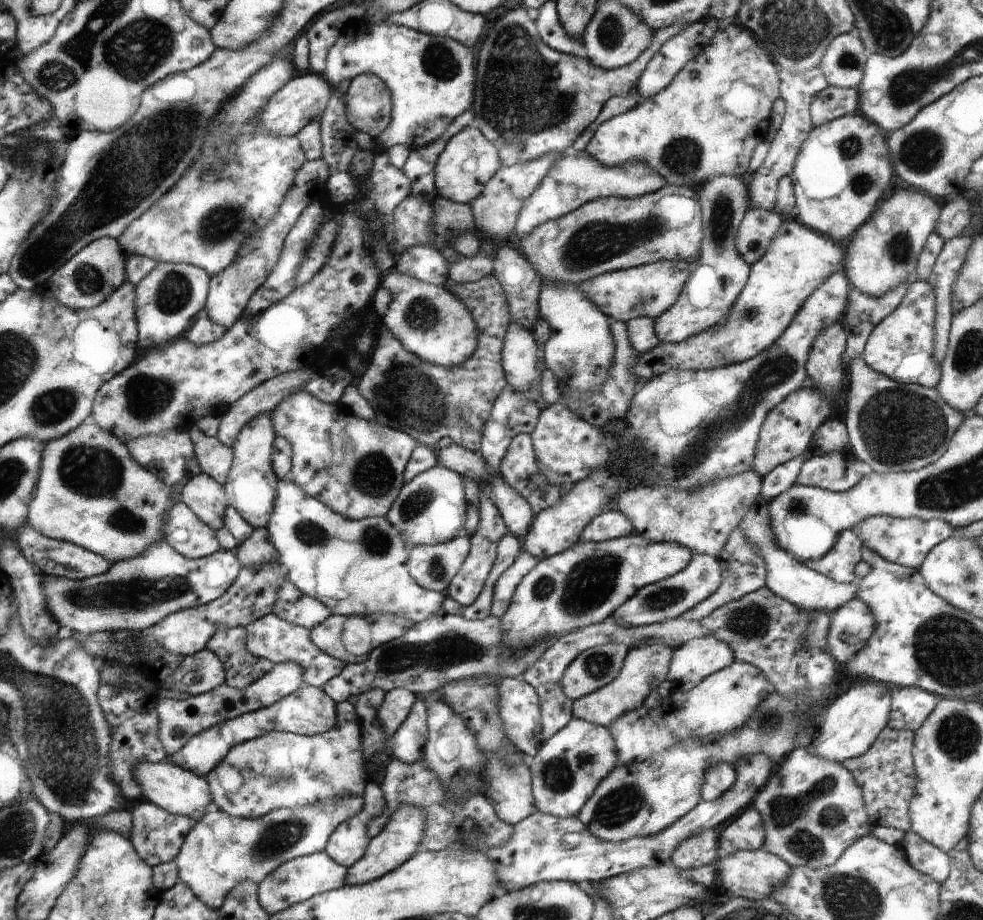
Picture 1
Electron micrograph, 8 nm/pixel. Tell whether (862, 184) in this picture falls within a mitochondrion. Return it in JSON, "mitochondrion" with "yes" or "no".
{"mitochondrion":"yes"}

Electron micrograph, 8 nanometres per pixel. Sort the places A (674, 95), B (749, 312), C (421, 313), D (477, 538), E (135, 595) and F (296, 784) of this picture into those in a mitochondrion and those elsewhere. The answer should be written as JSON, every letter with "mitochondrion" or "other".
{"A":"other","B":"mitochondrion","C":"mitochondrion","D":"other","E":"mitochondrion","F":"mitochondrion"}

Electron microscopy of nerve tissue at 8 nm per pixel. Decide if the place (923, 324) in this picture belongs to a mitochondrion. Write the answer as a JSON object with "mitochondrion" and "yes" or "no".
{"mitochondrion":"no"}

